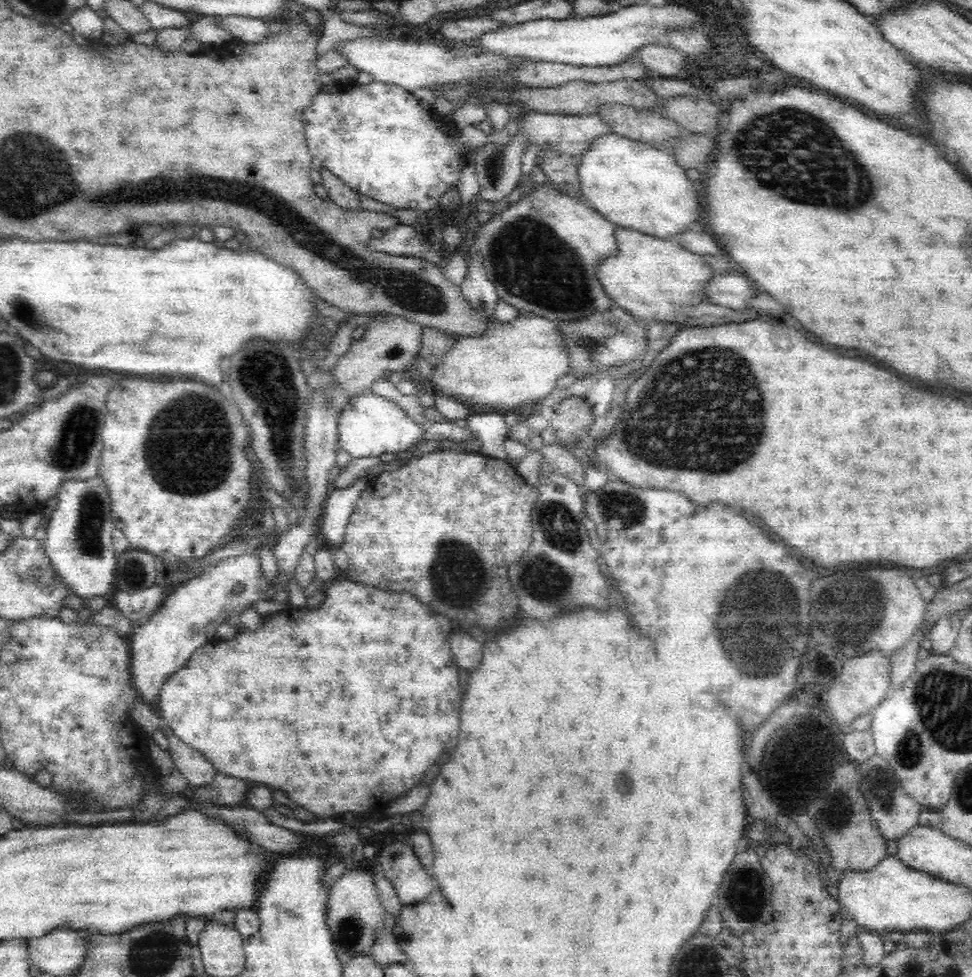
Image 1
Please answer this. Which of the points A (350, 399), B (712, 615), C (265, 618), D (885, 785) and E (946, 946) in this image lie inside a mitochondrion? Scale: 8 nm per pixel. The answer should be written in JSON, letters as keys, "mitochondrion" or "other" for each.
{"A":"other","B":"mitochondrion","C":"other","D":"mitochondrion","E":"other"}

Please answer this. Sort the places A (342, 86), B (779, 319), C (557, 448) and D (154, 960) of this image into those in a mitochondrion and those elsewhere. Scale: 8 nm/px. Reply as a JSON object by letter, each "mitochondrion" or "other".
{"A":"other","B":"other","C":"other","D":"mitochondrion"}

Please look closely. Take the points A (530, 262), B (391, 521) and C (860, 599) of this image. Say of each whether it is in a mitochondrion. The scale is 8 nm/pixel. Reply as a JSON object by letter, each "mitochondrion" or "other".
{"A":"mitochondrion","B":"other","C":"mitochondrion"}

